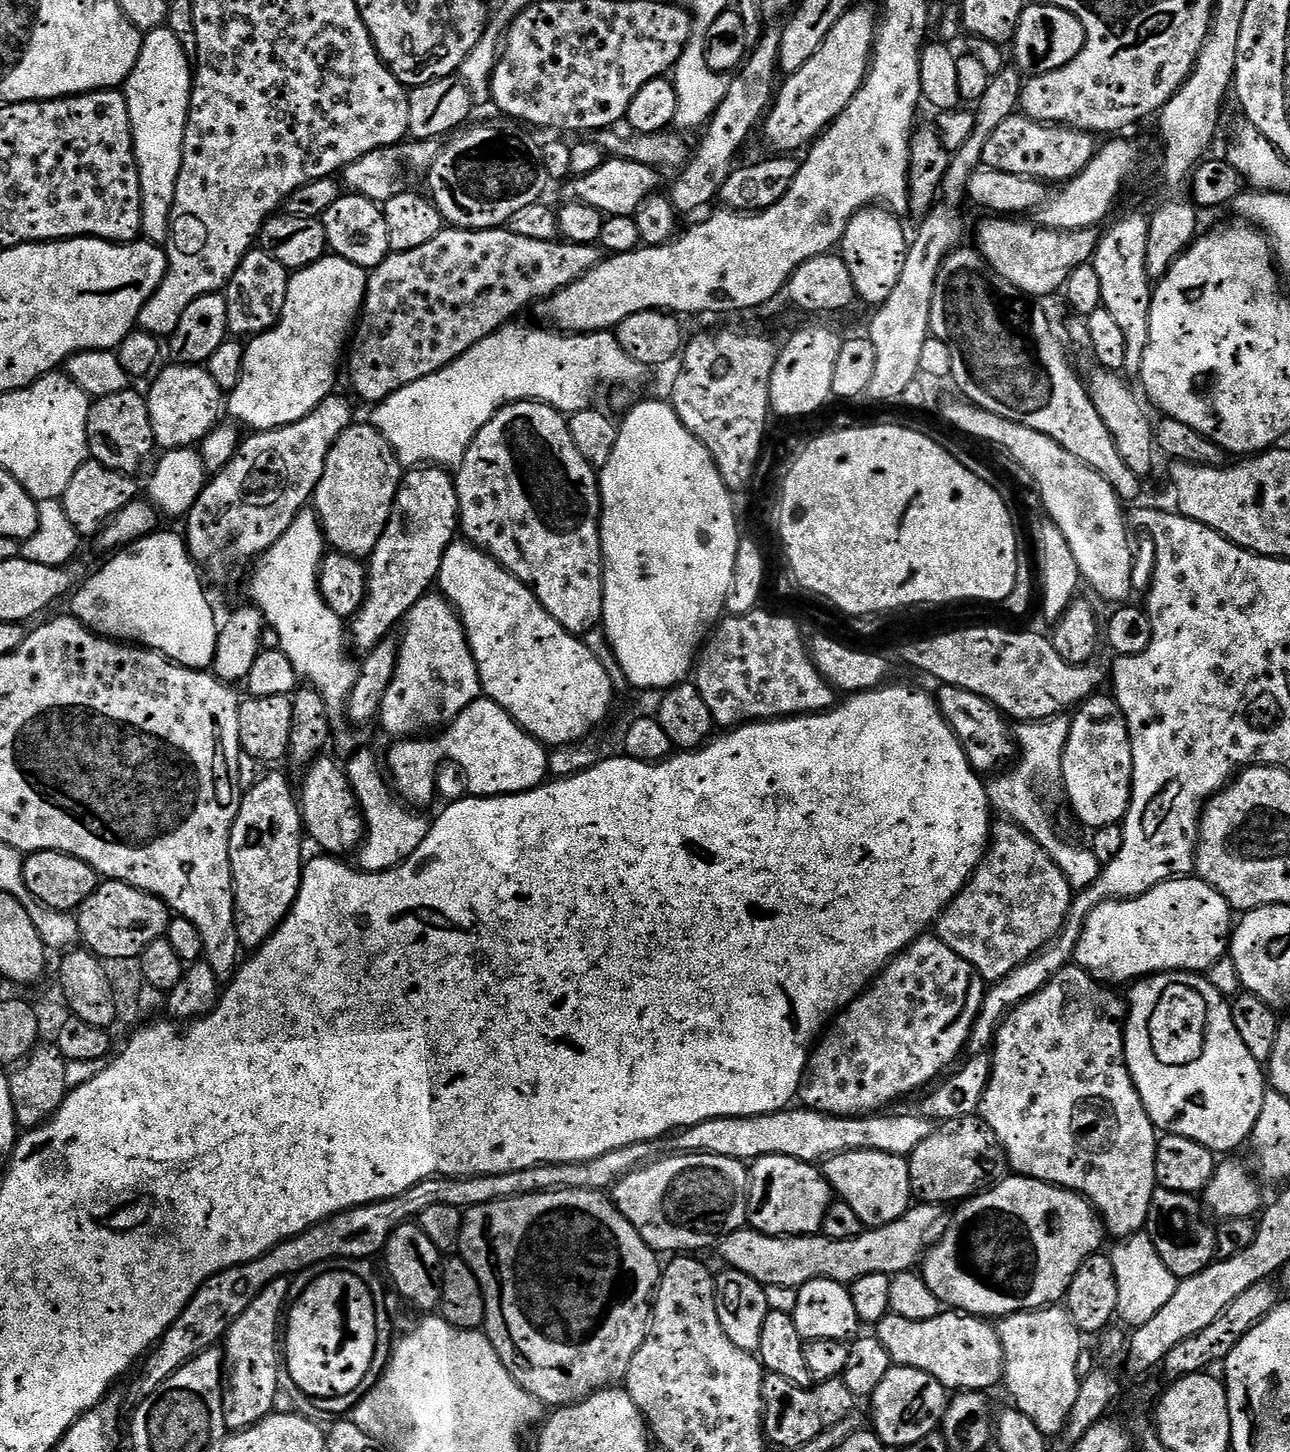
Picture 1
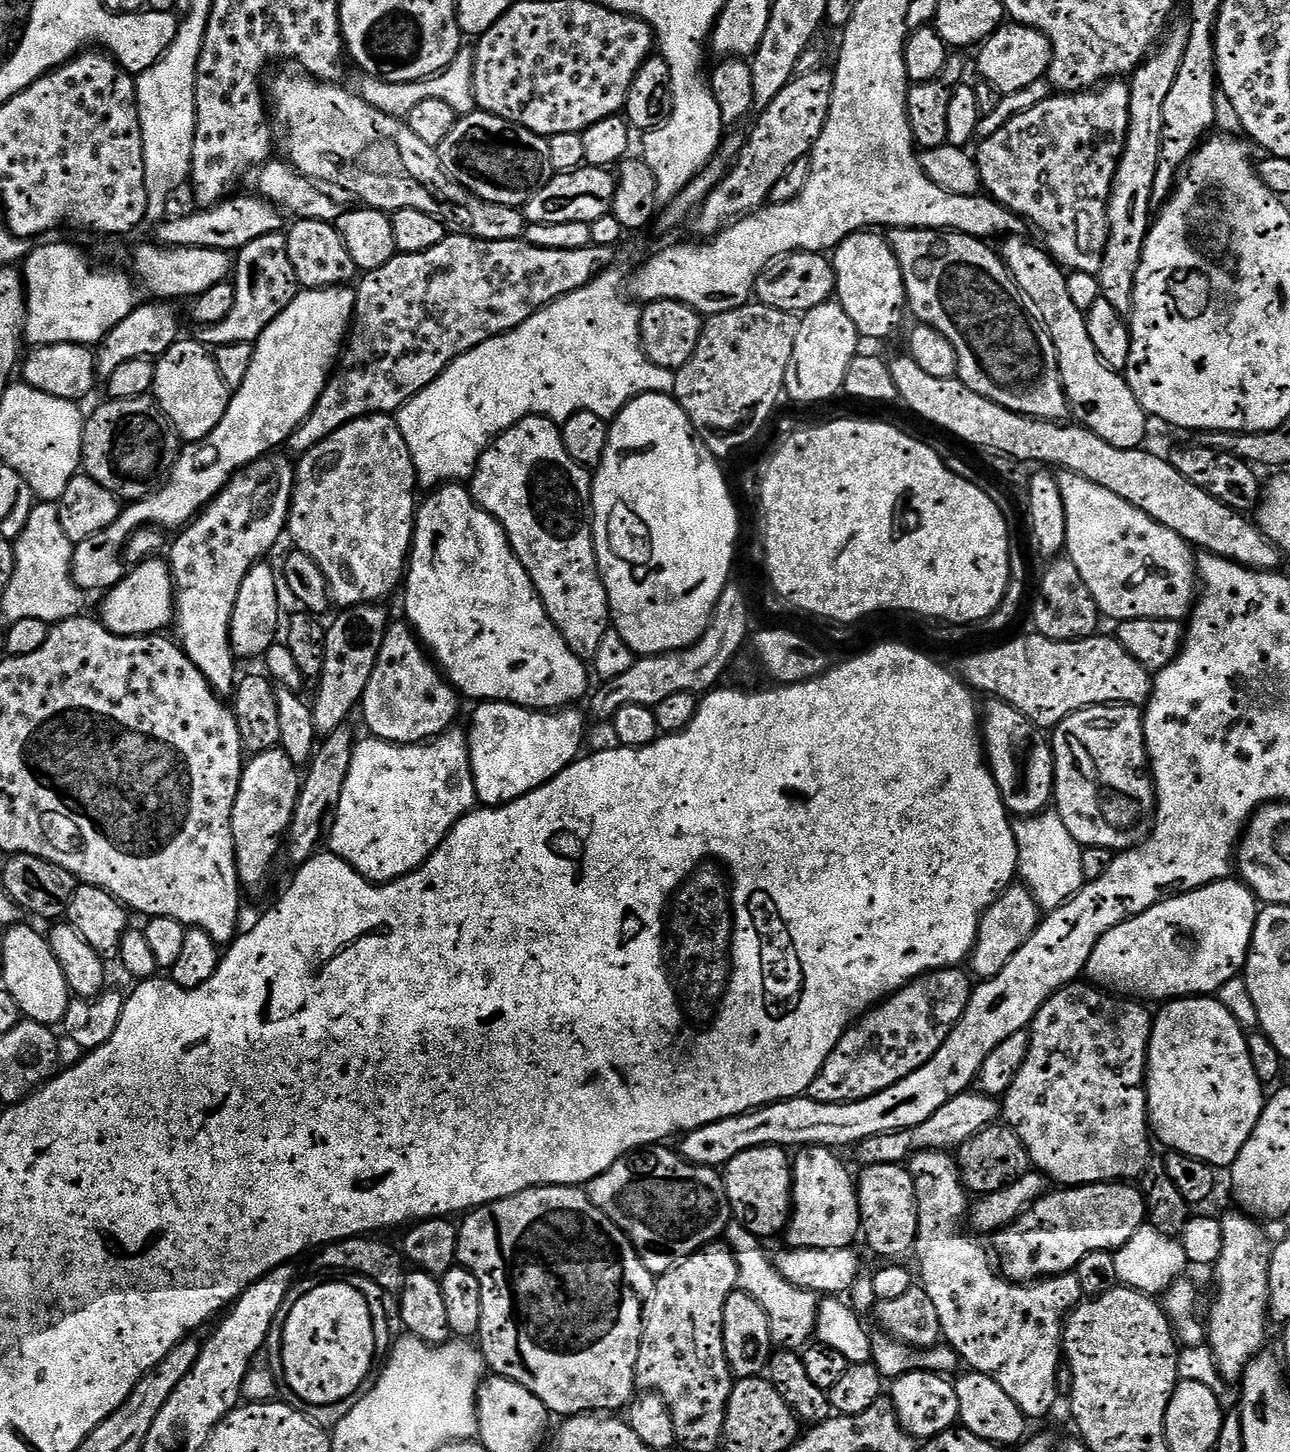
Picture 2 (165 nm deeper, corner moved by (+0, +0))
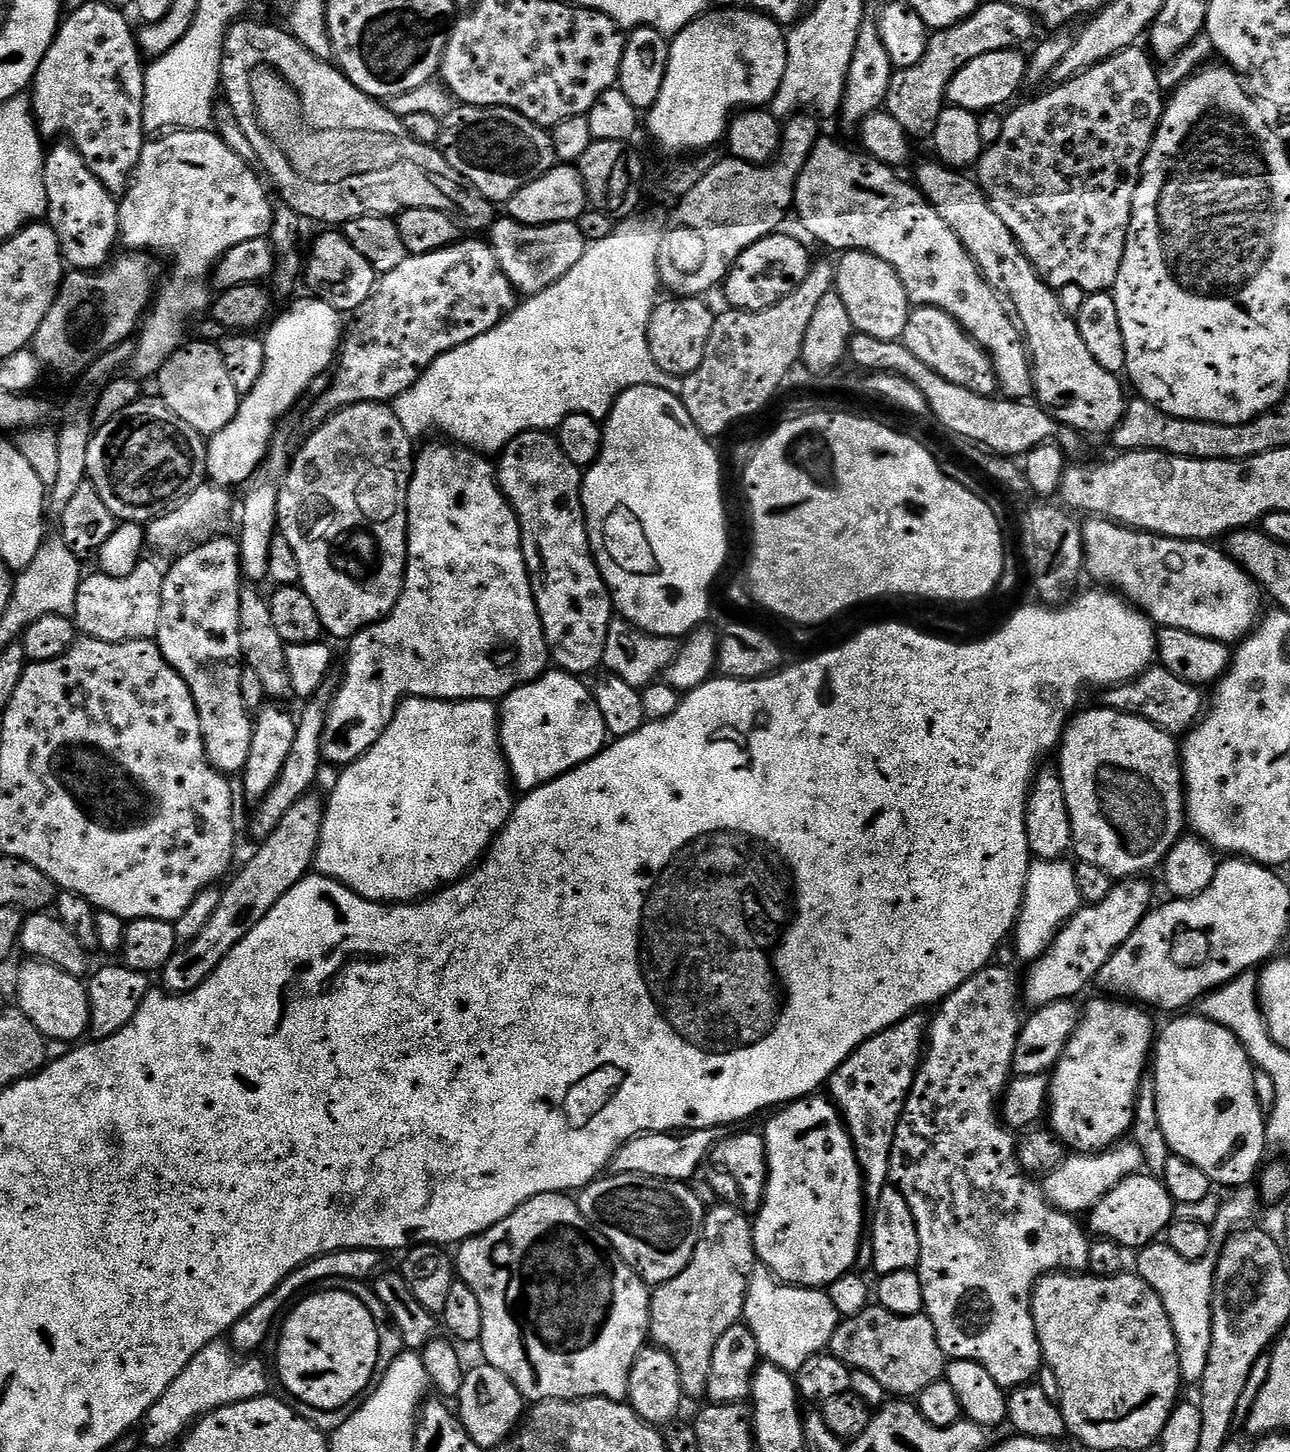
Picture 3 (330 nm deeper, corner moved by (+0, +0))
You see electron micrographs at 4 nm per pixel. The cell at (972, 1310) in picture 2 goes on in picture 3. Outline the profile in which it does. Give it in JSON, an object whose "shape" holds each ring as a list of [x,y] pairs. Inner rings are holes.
{"shape":[[[989,966],[978,970],[962,986],[958,986],[935,1009],[936,1017],[931,1017],[926,1037],[926,1051],[921,1059],[920,1068],[914,1078],[914,1086],[908,1095],[902,1118],[898,1122],[898,1130],[894,1134],[894,1150],[890,1150],[890,1184],[904,1195],[910,1202],[910,1210],[914,1214],[914,1222],[918,1226],[918,1242],[922,1246],[920,1255],[920,1281],[922,1282],[922,1298],[926,1315],[934,1322],[934,1330],[938,1334],[938,1346],[942,1346],[945,1357],[949,1361],[969,1360],[978,1362],[1005,1390],[1022,1388],[1025,1384],[1035,1381],[1036,1371],[1042,1368],[1042,1353],[1038,1334],[1032,1317],[1032,1292],[1036,1281],[1054,1272],[1067,1270],[1072,1274],[1080,1274],[1087,1269],[1090,1262],[1090,1236],[1085,1225],[1080,1224],[1075,1215],[1059,1212],[1044,1196],[1043,1187],[1033,1177],[1020,1171],[1016,1160],[1017,1137],[1006,1127],[998,1107],[1006,1094],[1009,1080],[1013,1079],[1012,1063],[1014,1050],[1020,1037],[1022,1015],[1016,1007],[1022,1004],[1022,984],[1008,968]]]}

